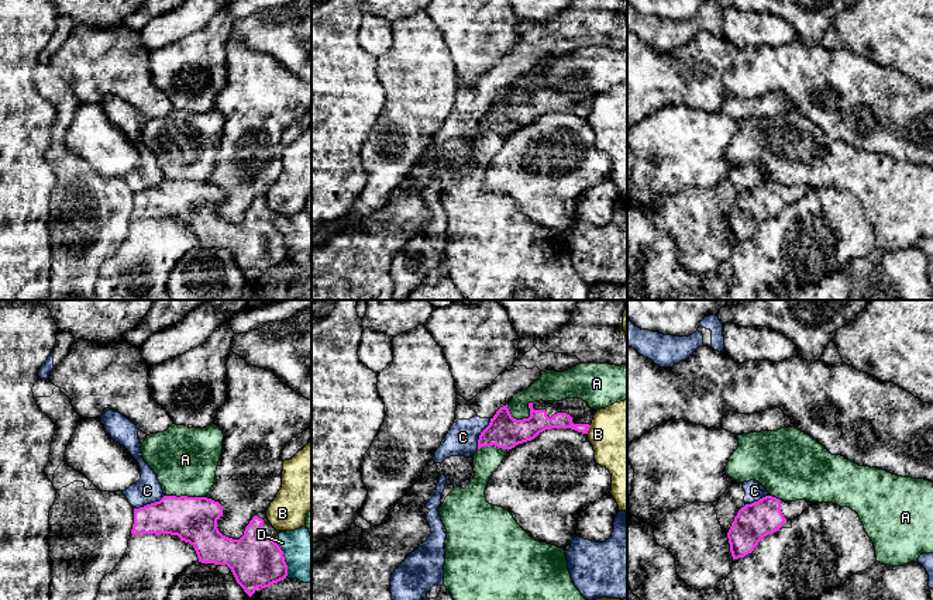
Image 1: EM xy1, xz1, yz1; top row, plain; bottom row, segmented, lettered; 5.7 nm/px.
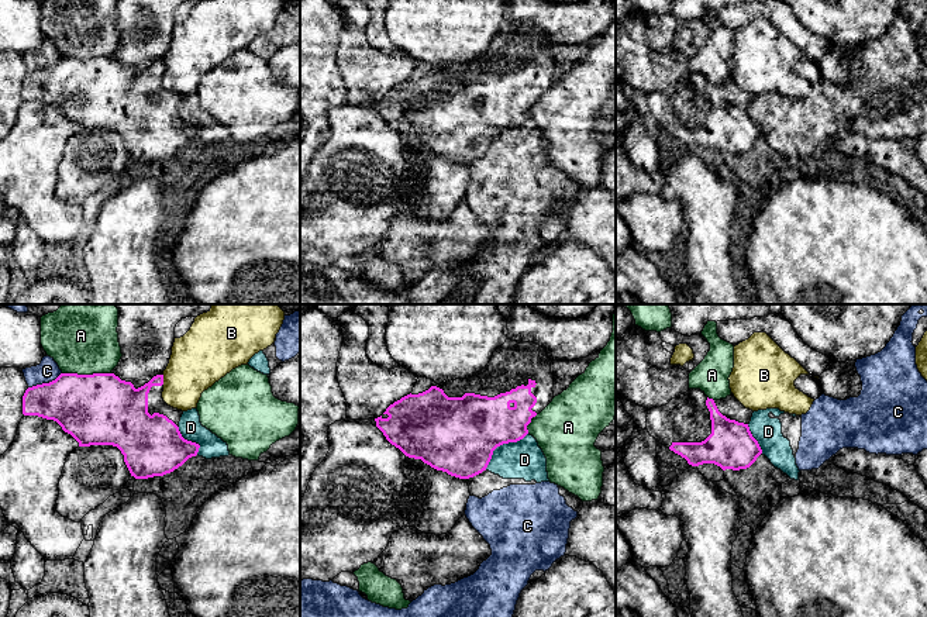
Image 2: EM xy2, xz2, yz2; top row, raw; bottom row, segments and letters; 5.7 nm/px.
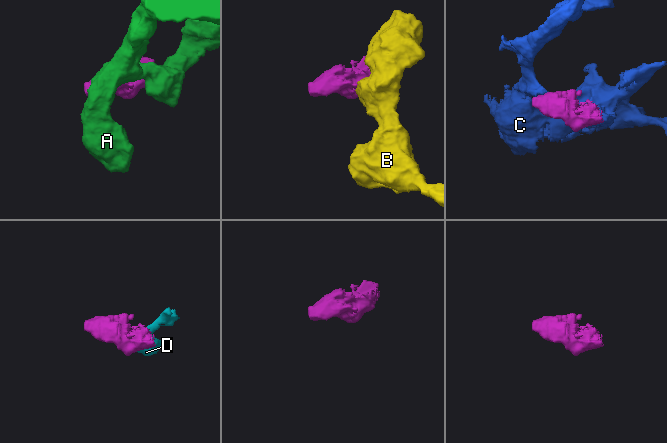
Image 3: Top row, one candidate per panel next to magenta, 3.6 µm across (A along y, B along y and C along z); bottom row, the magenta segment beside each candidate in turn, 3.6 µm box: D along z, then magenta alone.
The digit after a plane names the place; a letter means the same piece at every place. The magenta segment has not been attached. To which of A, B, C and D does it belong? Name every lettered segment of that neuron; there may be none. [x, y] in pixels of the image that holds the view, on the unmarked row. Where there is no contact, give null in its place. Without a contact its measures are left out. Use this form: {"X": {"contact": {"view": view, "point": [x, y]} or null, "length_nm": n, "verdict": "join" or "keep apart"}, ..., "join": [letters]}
{"A": {"contact": {"view": "xy2", "point": [86, 59]}, "length_nm": 280, "verdict": "keep apart"}, "B": {"contact": {"view": "xy2", "point": [162, 64]}, "length_nm": 60, "verdict": "keep apart"}, "C": {"contact": {"view": "xy1", "point": [148, 189]}, "length_nm": 190, "verdict": "keep apart"}, "D": {"contact": {"view": "xz2", "point": [500, 128]}, "length_nm": 320, "verdict": "keep apart"}, "join": []}

